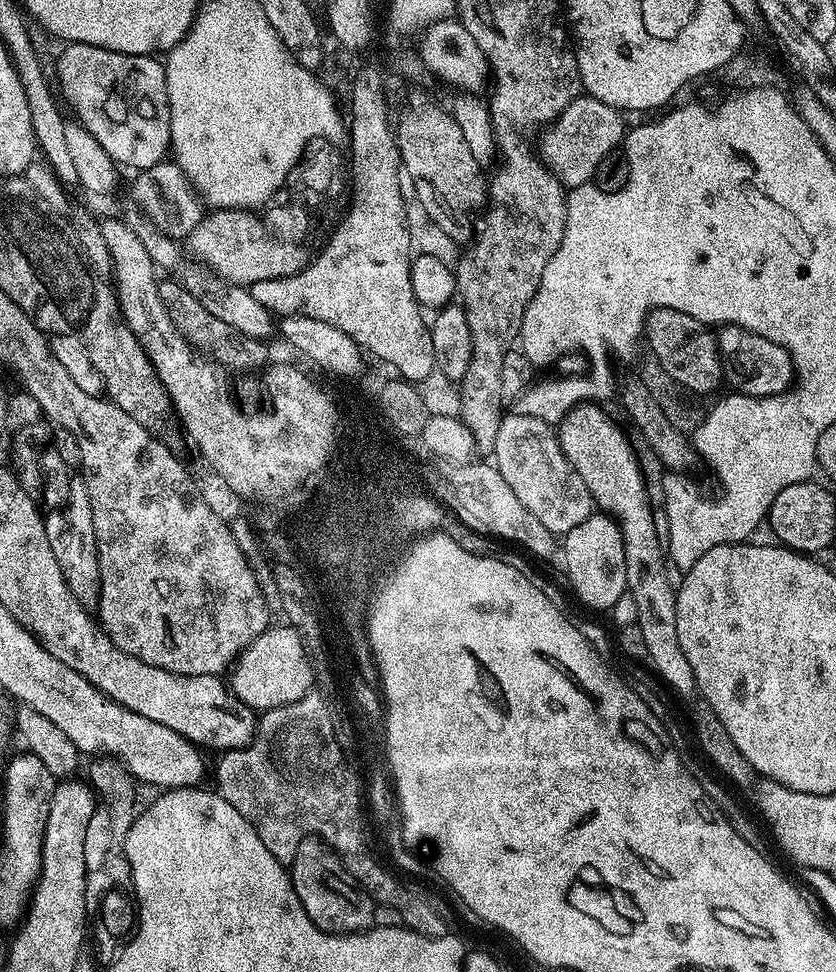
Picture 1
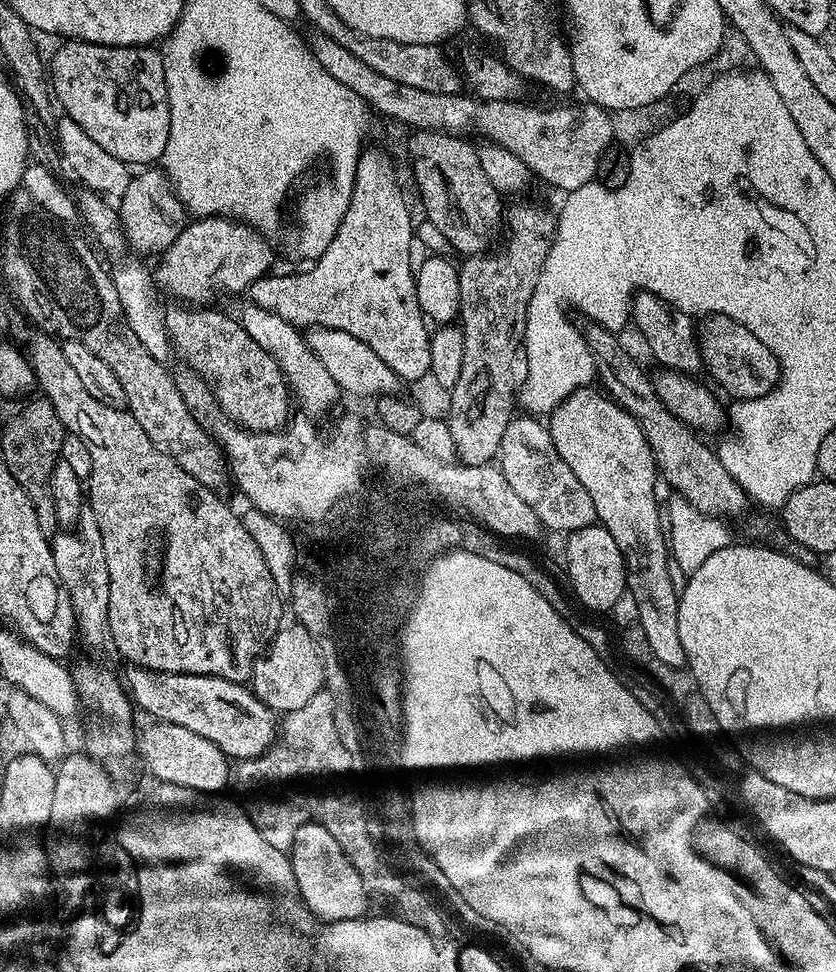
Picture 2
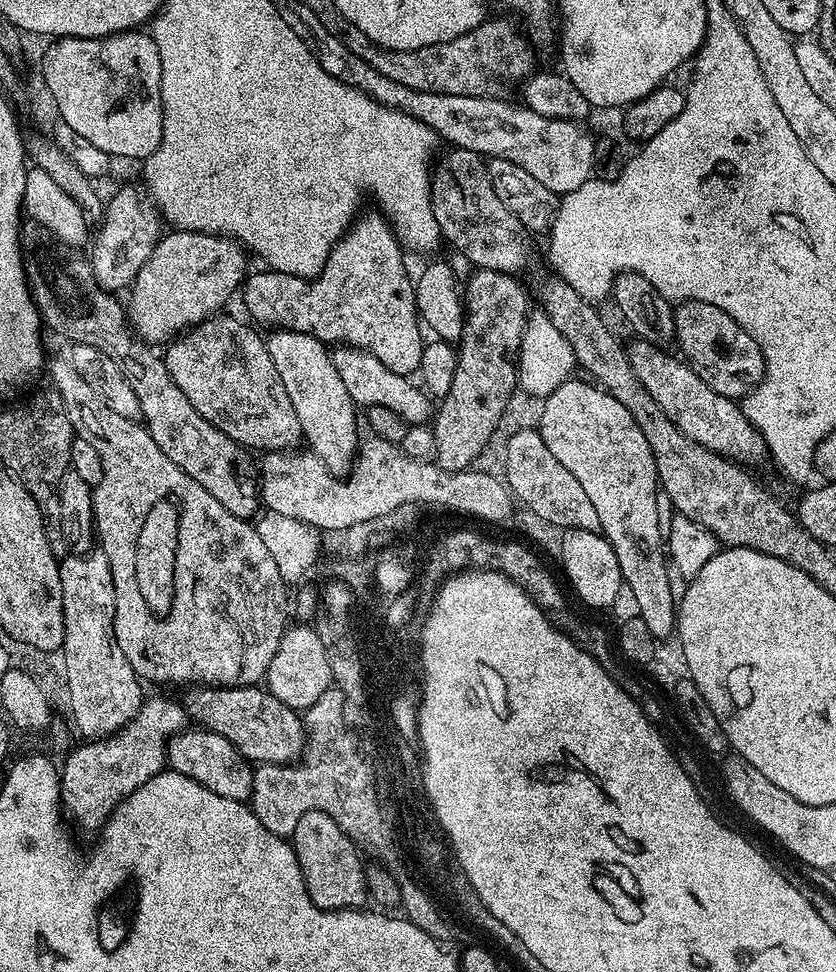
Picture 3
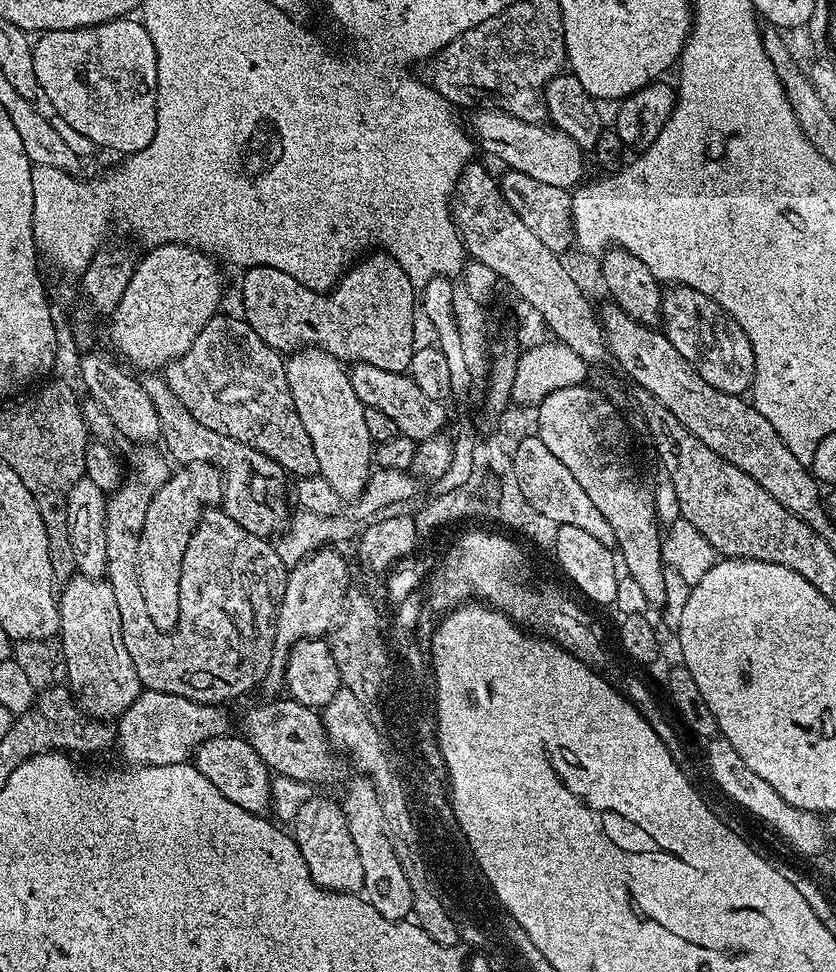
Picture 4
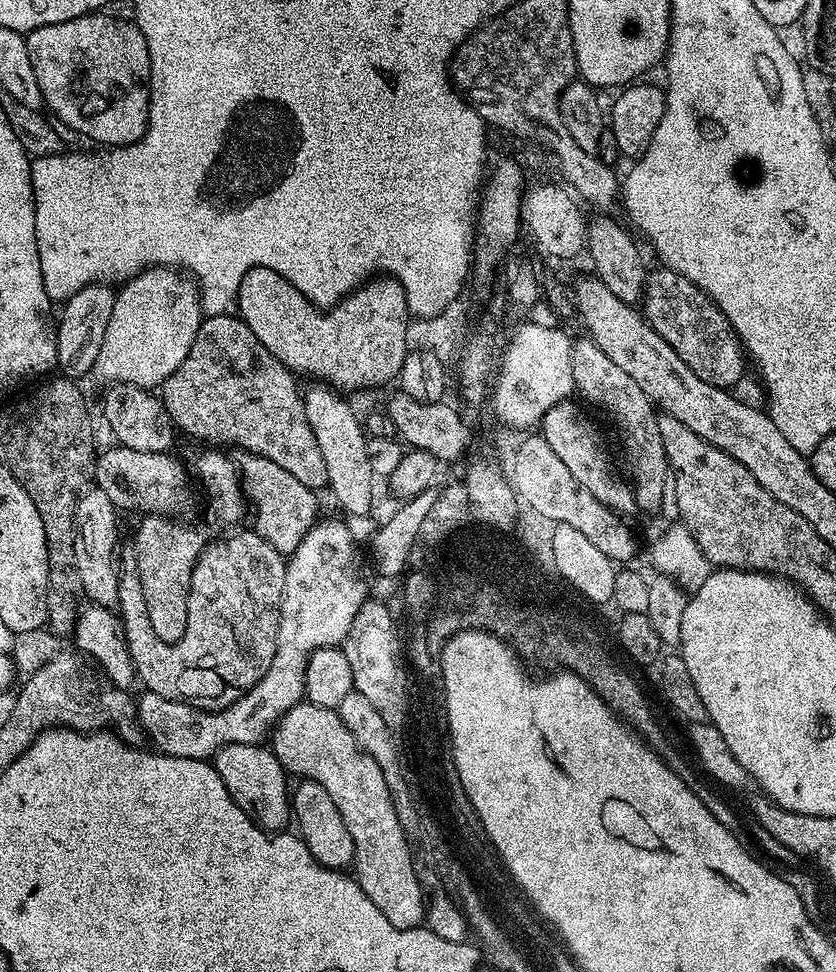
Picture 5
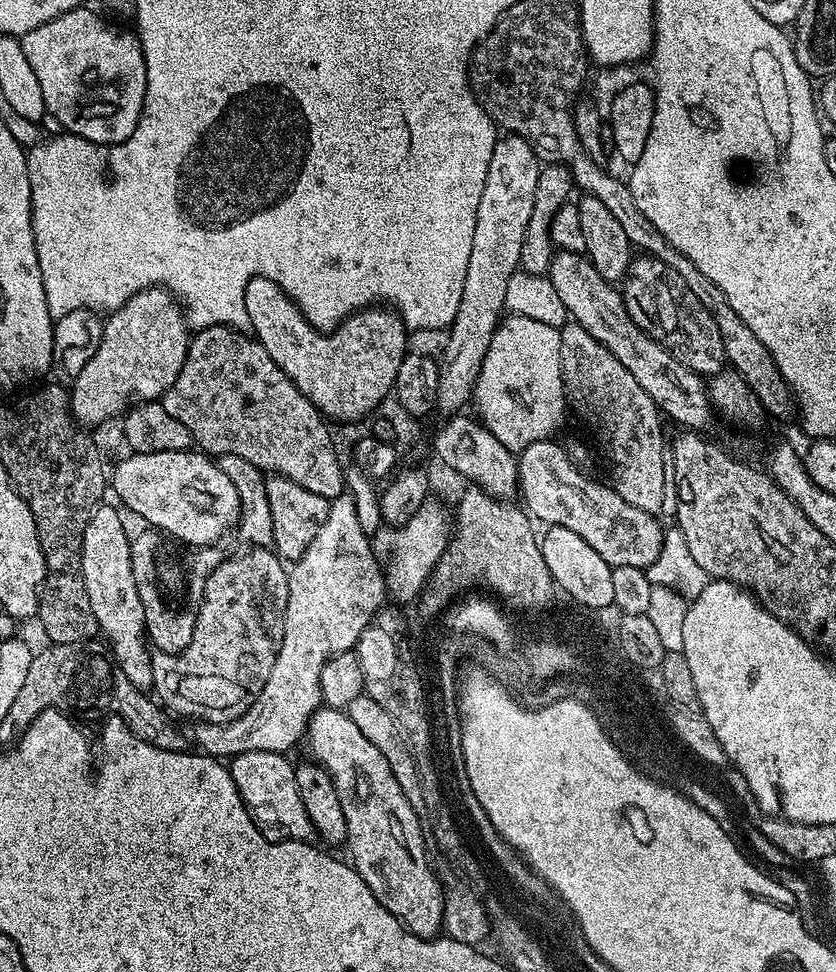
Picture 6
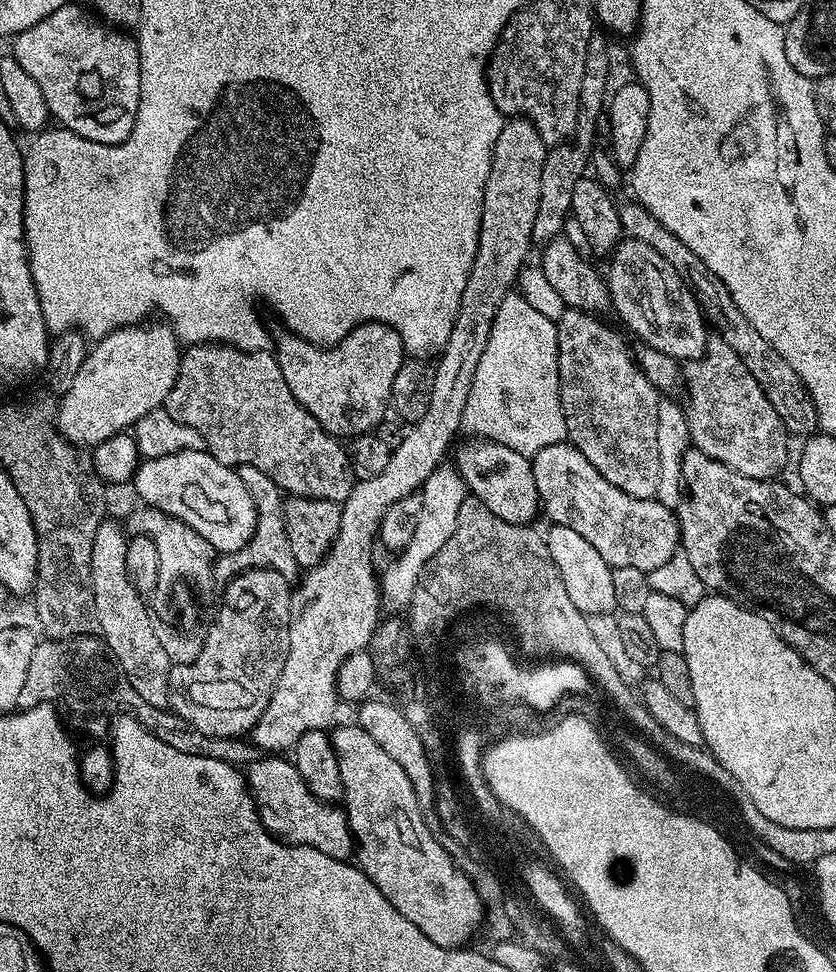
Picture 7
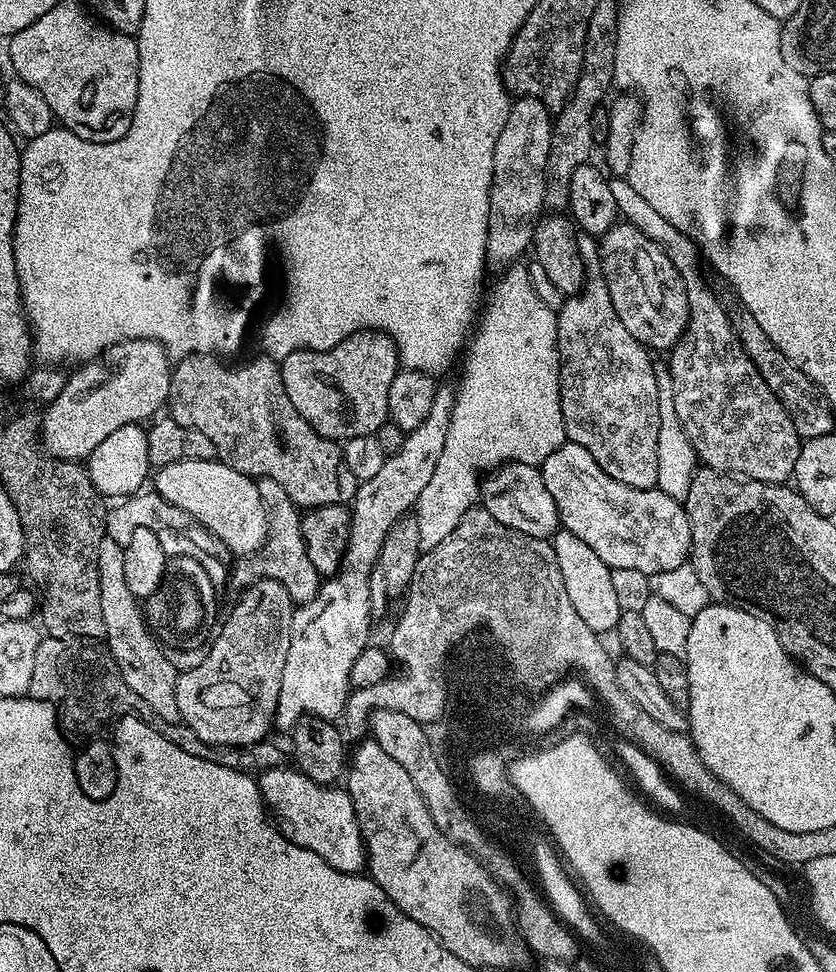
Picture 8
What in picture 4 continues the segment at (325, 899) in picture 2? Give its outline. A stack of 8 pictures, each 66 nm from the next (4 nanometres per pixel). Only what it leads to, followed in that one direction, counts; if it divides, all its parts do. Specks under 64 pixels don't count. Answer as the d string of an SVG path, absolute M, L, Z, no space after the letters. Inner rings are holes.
M313 795L306 802L302 802L302 806L298 806L298 814L291 820L290 828L298 850L310 870L310 878L314 878L319 888L353 894L363 889L362 858L358 858L354 834L350 834L346 814L337 801L335 804L332 800L323 800L322 797Z

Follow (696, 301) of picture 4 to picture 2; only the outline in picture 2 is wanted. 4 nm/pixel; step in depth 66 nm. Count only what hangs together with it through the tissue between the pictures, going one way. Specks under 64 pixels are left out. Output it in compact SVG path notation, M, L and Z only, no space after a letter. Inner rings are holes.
M706 316L699 321L696 341L700 343L700 358L703 367L729 392L729 397L738 400L753 400L766 394L780 380L780 363L770 346L758 342L746 326L725 316Z

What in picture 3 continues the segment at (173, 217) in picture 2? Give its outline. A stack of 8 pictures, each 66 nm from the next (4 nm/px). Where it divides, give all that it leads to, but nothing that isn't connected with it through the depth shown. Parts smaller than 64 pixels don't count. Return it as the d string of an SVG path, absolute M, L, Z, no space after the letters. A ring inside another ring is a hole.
M120 188L112 197L107 197L104 218L98 224L100 233L97 234L96 241L92 244L90 263L94 278L98 282L98 286L102 286L113 294L120 294L120 291L123 293L125 290L131 289L138 270L142 270L146 258L150 258L154 246L160 241L162 235L162 217L156 205L141 189L140 192L136 188Z

